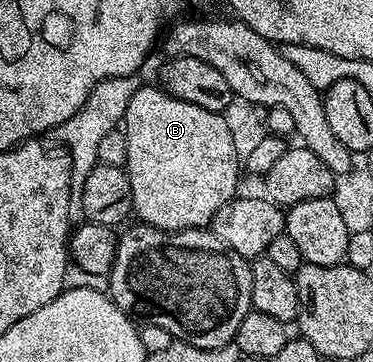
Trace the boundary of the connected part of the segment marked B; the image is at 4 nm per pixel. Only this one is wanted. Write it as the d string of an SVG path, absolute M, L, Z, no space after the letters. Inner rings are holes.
M144 83L137 91L137 95L133 95L133 99L129 99L129 107L125 107L125 115L121 126L125 139L129 143L129 155L127 156L125 168L129 175L129 187L133 187L131 208L134 216L142 224L151 225L154 229L165 229L168 233L178 233L181 229L201 229L210 226L213 215L217 215L217 211L221 211L221 207L225 207L225 203L229 203L231 198L236 196L238 190L235 188L239 185L241 157L240 154L239 157L235 154L235 137L231 134L231 125L226 121L228 118L224 114L205 111L205 107L197 107L193 103L185 103L181 99L174 97L172 93L168 93L166 89L158 84L155 85Z

